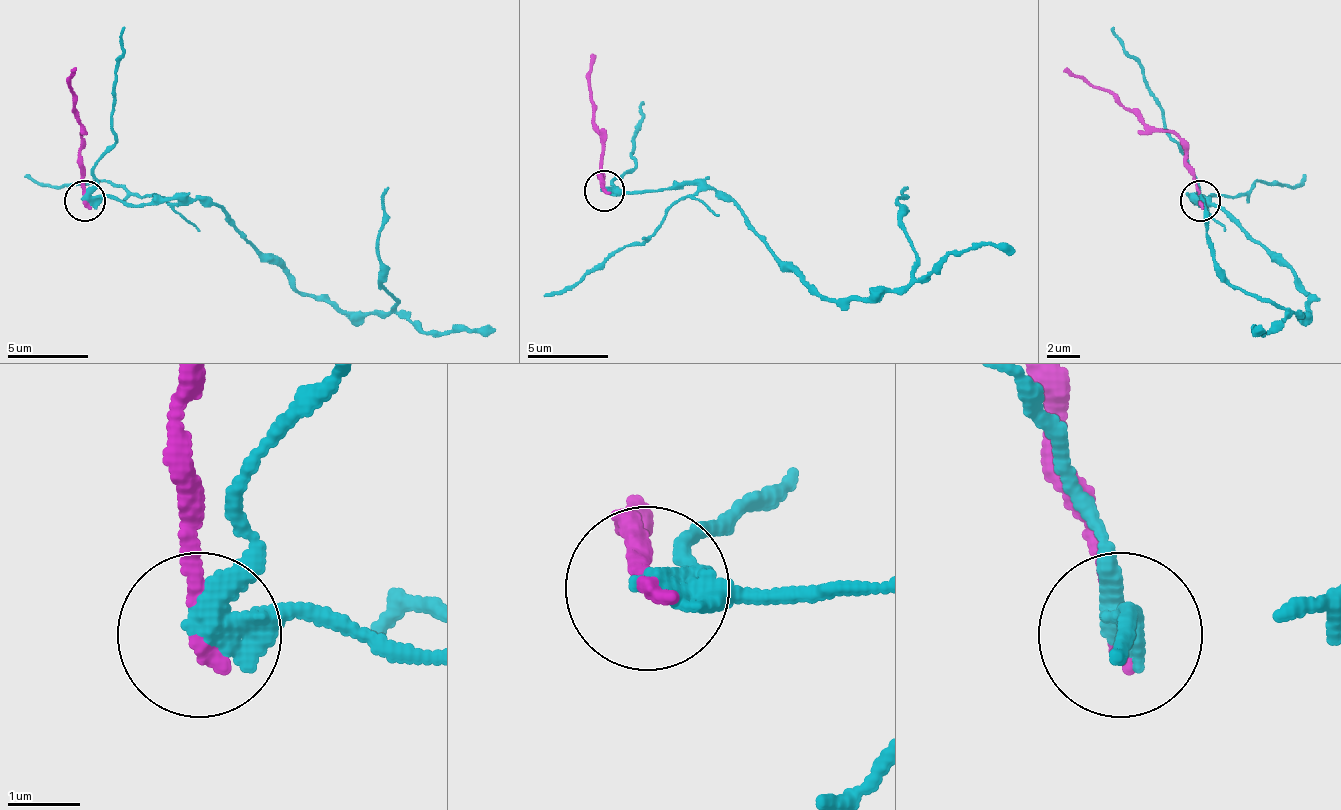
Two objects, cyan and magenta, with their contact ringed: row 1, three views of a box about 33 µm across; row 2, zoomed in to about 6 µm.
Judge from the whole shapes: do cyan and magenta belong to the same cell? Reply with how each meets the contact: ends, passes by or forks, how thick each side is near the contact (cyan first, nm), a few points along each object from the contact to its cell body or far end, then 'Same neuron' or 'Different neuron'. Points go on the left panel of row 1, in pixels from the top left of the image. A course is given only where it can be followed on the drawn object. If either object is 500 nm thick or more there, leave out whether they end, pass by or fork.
At the ring cyan passes by. At the ring magenta ends. Thickness 320 nm (cyan) against 200 nm. Course of cyan: (85, 200), (211, 200), (300, 293), (365, 313), (385, 313), (397, 301), (385, 285), (377, 260), (389, 188). Course of magenta: (85, 200), (81, 131), (69, 90), (73, 70). Different neuron

